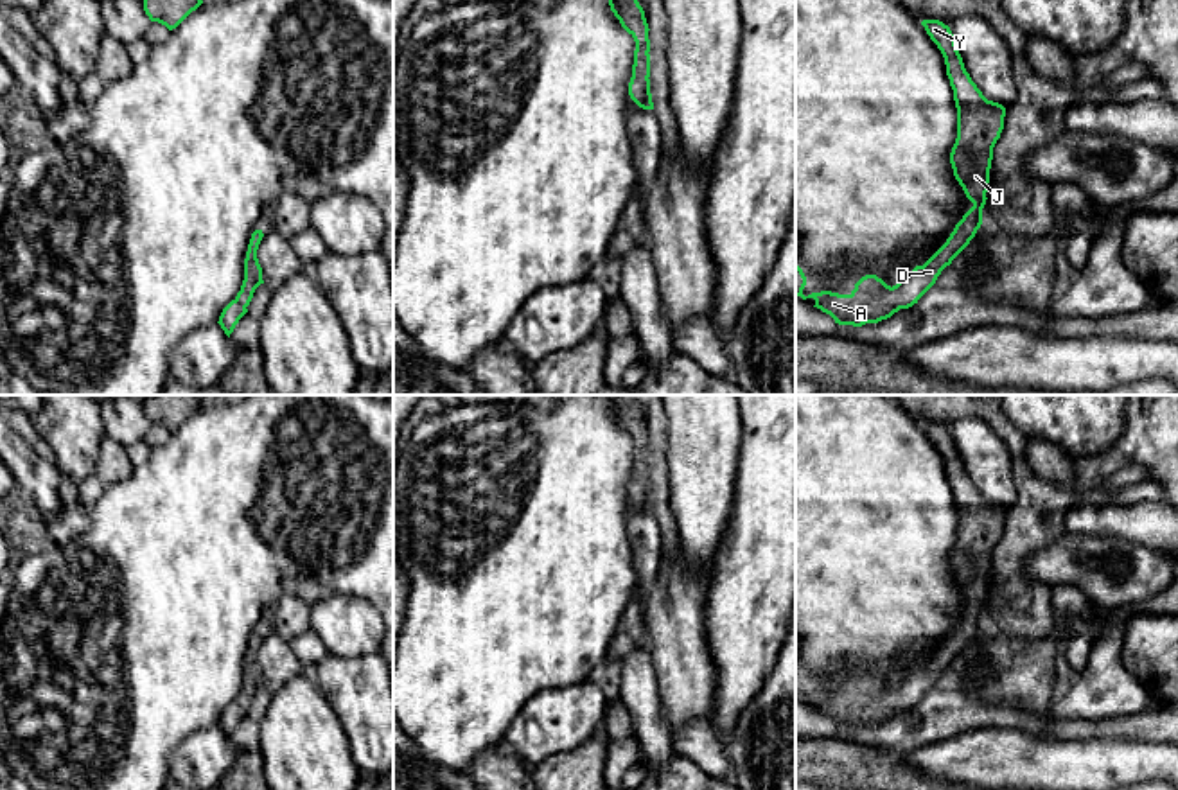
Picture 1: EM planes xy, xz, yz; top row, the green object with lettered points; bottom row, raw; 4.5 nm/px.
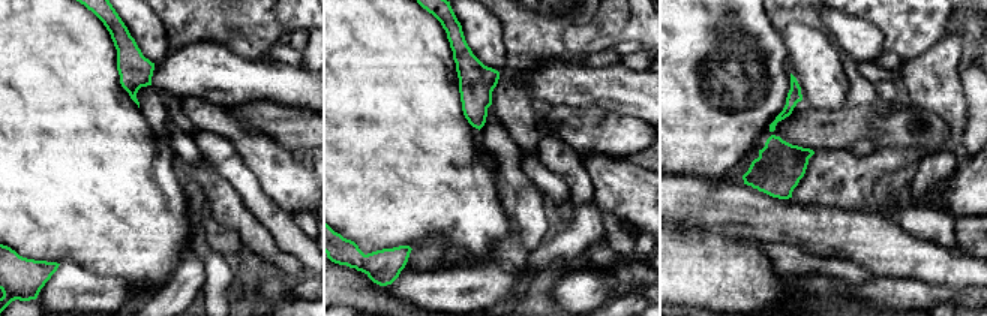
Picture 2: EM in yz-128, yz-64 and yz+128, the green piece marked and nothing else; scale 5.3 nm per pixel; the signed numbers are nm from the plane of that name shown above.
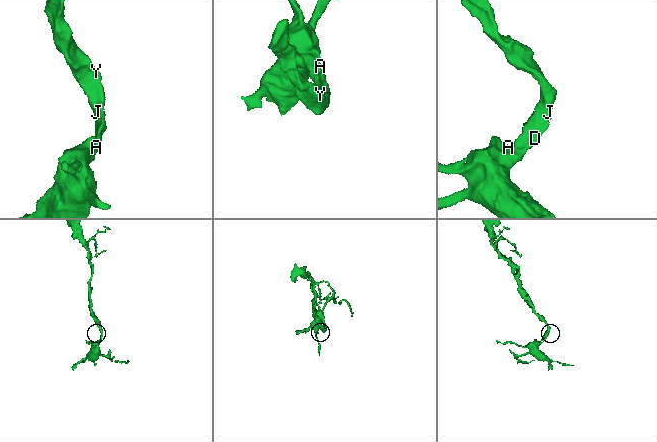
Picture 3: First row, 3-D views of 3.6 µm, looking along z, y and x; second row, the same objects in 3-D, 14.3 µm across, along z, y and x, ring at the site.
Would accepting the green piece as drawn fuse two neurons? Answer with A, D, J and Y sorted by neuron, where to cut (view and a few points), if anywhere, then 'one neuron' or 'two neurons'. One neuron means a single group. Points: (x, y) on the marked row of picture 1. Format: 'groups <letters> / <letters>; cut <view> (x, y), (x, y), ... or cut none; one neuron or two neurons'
groups A D J Y; cut none; one neuron

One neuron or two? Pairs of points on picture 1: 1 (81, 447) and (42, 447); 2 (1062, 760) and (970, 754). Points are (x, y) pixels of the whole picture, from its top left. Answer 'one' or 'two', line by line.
1: two
2: one

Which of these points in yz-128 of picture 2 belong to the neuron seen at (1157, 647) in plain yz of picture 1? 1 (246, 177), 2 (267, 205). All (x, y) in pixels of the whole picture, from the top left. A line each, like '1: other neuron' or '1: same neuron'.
1: other neuron
2: other neuron

